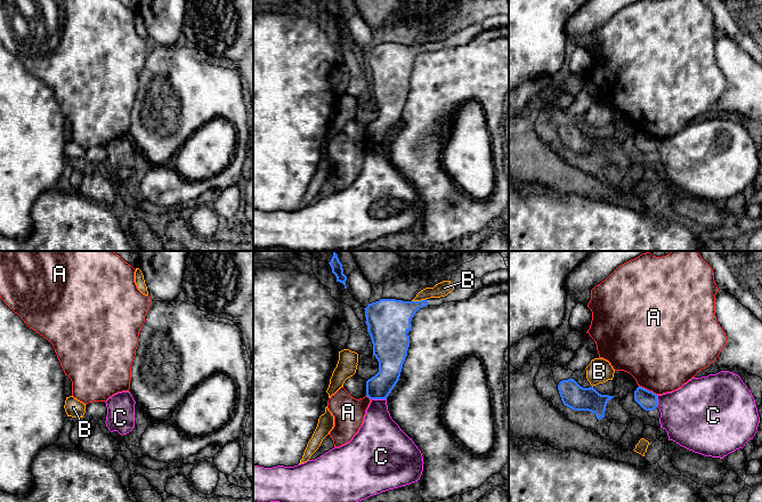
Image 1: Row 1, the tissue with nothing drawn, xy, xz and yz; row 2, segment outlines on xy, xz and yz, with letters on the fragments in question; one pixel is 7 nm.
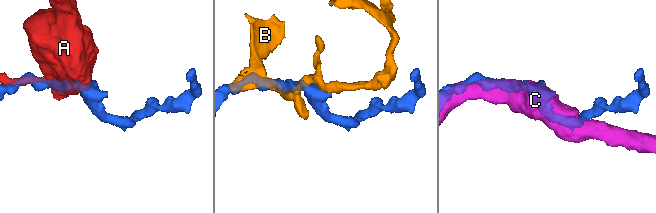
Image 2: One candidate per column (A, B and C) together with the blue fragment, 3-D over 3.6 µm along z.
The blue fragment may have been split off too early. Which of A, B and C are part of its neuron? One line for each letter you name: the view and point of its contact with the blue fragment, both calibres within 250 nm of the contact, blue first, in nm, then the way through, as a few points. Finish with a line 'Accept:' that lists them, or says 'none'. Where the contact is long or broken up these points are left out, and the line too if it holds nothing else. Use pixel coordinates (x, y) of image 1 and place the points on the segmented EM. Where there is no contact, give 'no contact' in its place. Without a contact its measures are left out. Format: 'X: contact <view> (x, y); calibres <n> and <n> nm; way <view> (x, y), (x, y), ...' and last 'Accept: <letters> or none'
Accept: none

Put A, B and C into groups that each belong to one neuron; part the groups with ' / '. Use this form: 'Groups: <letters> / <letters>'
Groups: A / B / C

